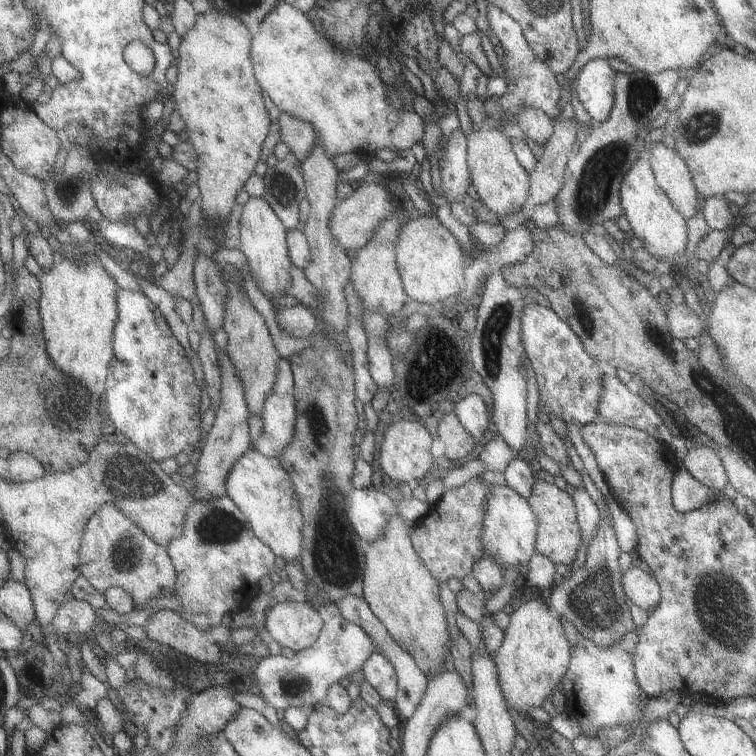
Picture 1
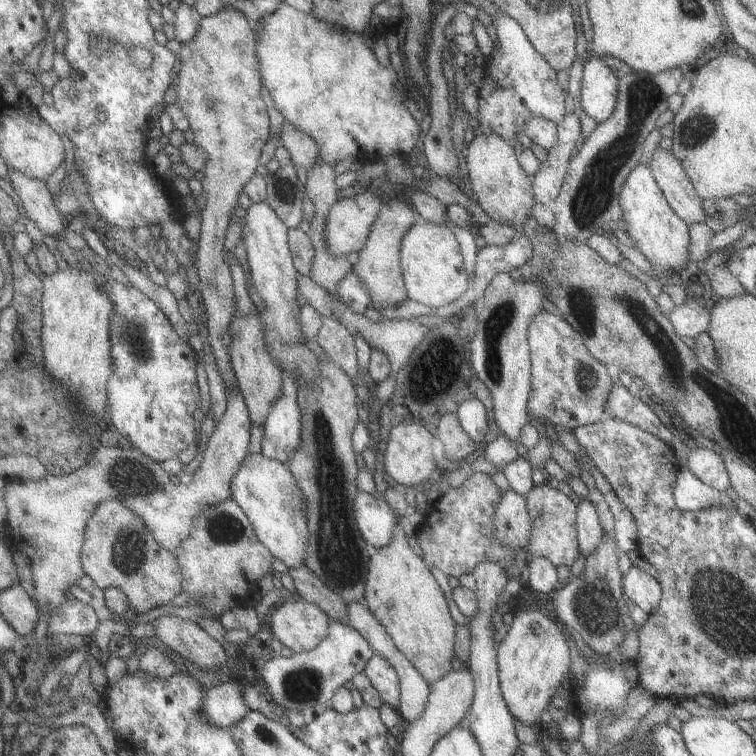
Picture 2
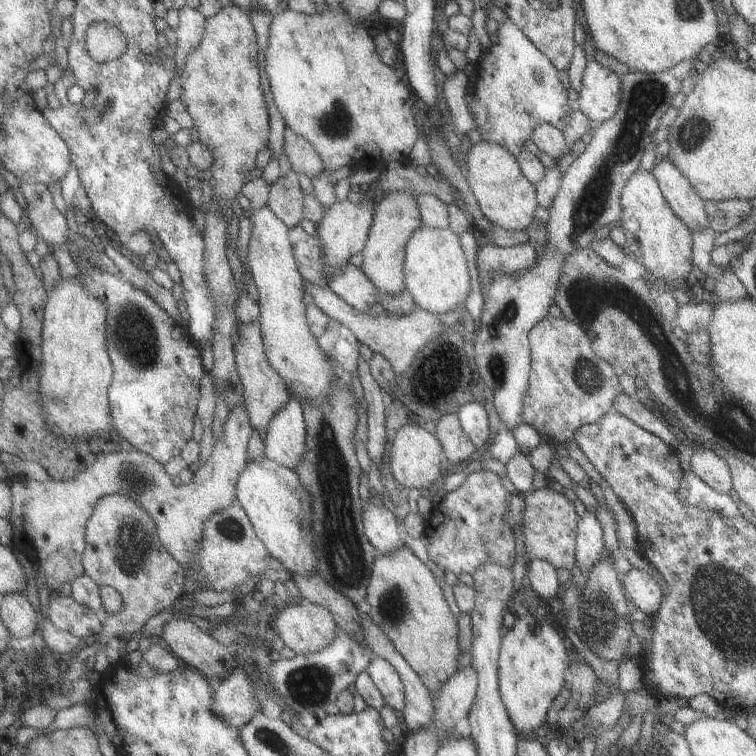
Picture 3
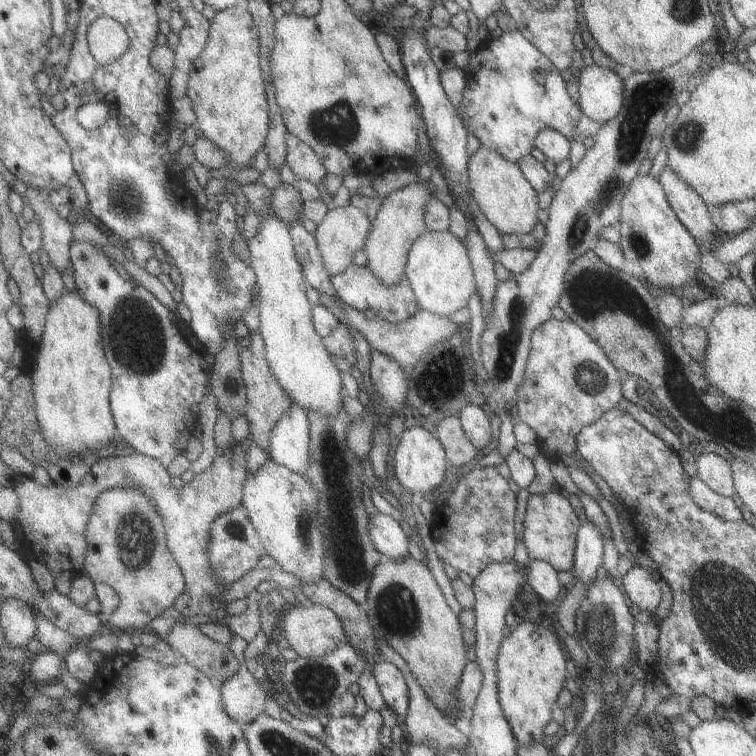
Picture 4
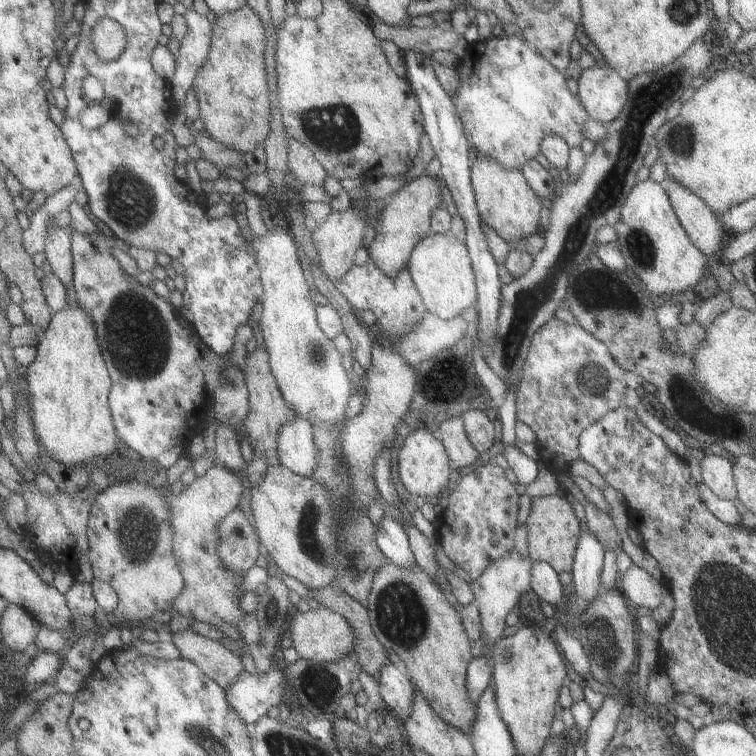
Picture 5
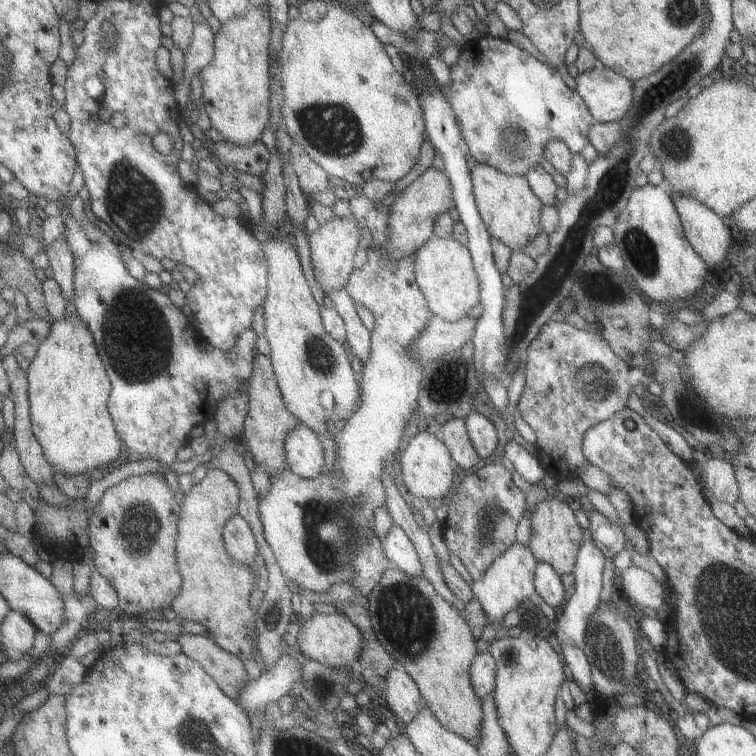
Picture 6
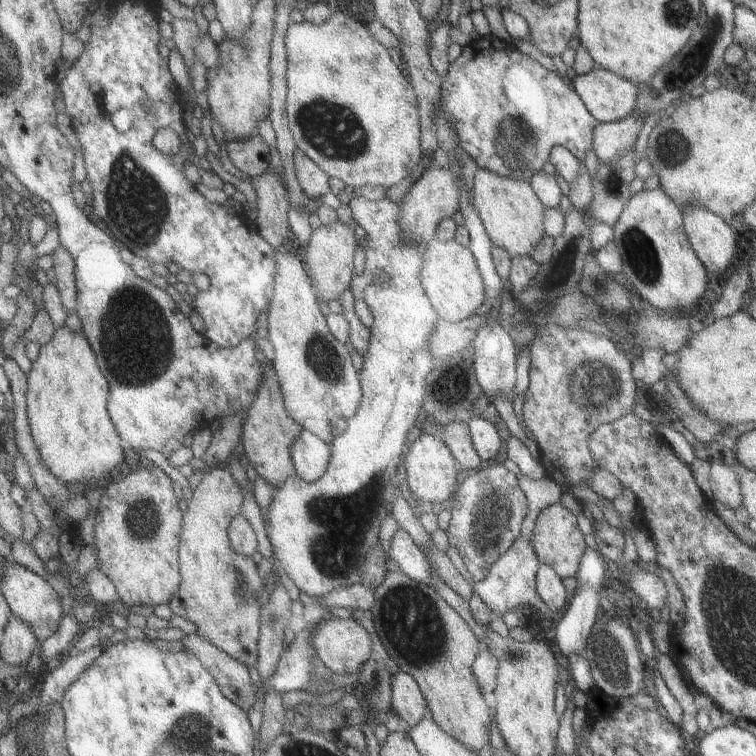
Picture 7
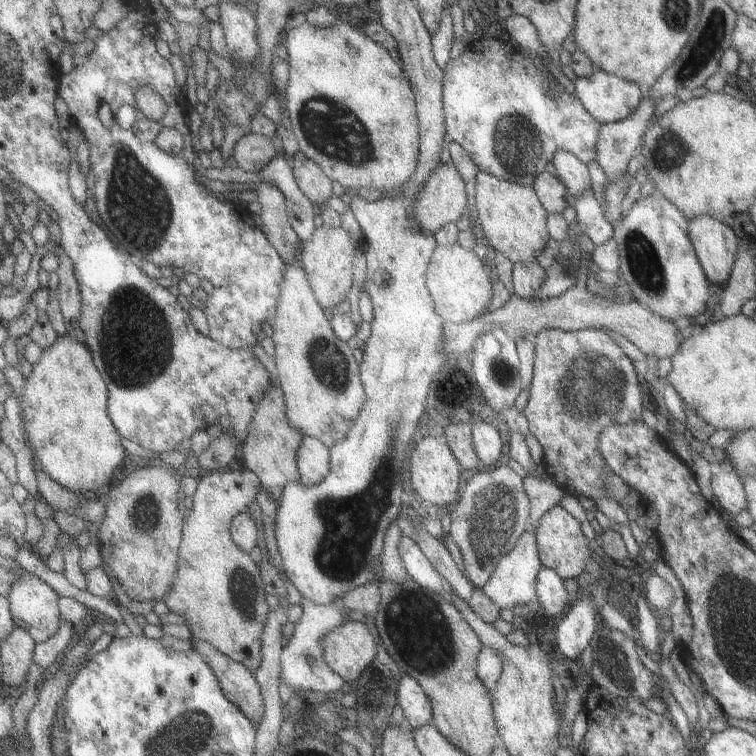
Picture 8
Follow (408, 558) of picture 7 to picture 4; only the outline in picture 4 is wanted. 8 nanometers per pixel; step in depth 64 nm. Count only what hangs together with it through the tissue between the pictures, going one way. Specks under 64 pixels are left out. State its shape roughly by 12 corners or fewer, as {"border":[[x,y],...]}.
{"border":[[376,512],[370,532],[384,557],[409,557],[409,540],[390,514]]}

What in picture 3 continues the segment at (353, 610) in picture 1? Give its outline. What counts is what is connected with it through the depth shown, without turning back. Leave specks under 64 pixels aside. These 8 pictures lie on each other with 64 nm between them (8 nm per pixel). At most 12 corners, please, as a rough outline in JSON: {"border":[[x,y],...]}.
{"border":[[359,608],[358,623],[375,656],[400,676],[404,720],[414,731],[428,725],[433,698],[396,651],[390,636]]}

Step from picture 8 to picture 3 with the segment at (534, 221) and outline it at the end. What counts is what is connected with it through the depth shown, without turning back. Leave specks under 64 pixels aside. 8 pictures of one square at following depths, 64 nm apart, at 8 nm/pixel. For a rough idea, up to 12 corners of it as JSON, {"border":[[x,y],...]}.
{"border":[[481,140],[466,154],[466,182],[492,224],[523,231],[535,186],[517,158]]}

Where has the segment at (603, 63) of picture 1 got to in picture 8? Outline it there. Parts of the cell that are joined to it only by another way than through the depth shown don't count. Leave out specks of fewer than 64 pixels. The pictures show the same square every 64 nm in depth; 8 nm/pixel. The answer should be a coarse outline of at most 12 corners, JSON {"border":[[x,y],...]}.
{"border":[[595,69],[575,93],[599,123],[628,118],[635,82]]}

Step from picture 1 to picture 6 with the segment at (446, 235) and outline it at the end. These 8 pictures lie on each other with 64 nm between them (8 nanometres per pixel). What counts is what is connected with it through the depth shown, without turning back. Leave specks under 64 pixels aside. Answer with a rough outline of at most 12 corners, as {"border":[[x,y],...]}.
{"border":[[434,234],[413,254],[433,314],[454,322],[480,302],[466,245]]}

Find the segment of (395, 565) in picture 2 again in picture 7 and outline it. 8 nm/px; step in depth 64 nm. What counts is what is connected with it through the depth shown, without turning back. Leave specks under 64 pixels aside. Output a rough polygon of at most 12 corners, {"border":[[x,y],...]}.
{"border":[[390,569],[376,632],[429,715],[486,754],[479,640],[432,586]]}

